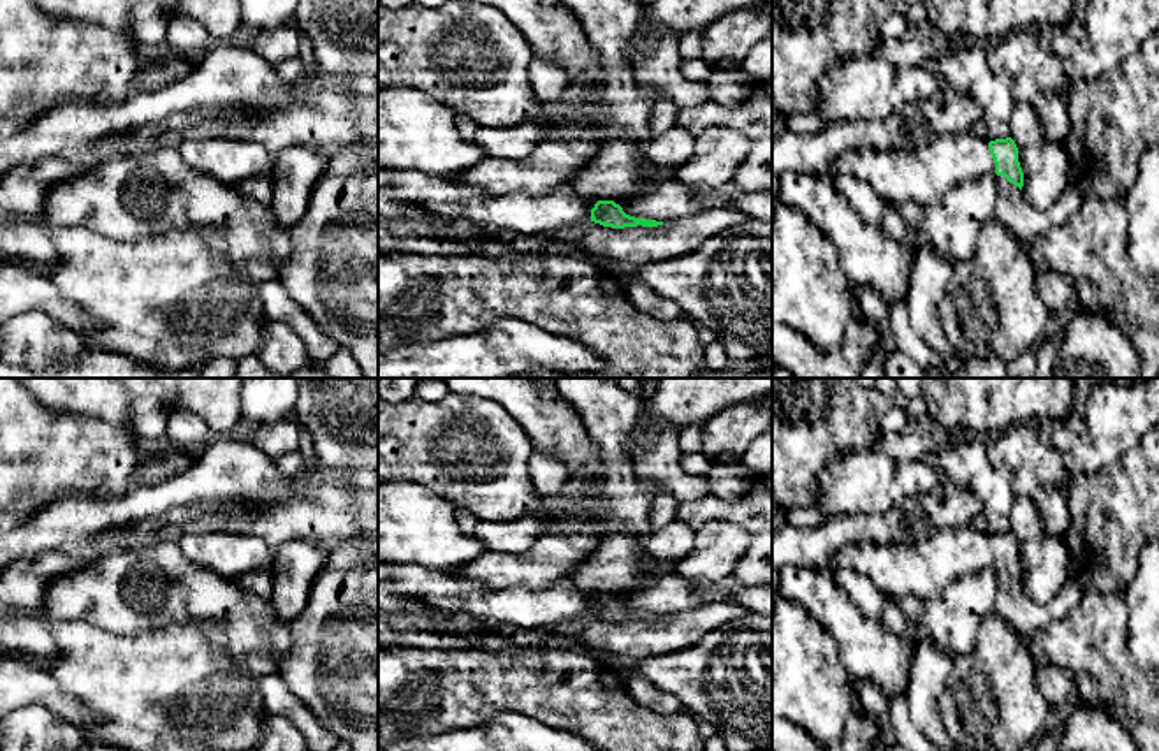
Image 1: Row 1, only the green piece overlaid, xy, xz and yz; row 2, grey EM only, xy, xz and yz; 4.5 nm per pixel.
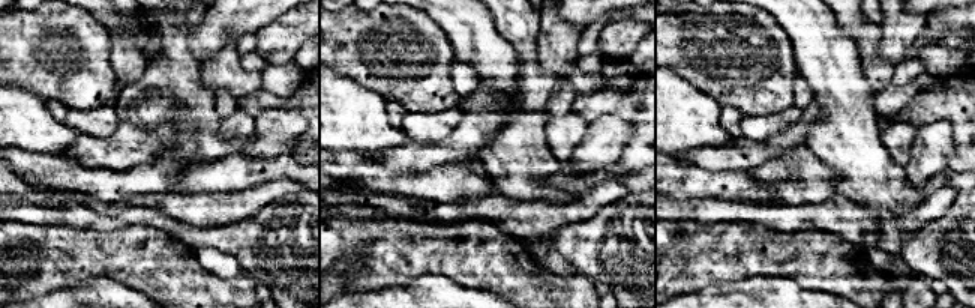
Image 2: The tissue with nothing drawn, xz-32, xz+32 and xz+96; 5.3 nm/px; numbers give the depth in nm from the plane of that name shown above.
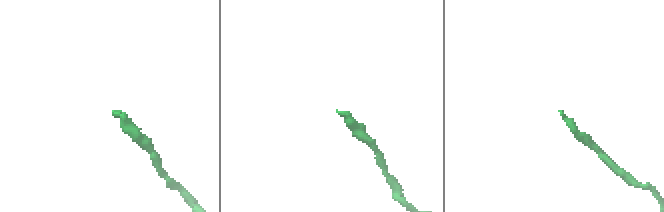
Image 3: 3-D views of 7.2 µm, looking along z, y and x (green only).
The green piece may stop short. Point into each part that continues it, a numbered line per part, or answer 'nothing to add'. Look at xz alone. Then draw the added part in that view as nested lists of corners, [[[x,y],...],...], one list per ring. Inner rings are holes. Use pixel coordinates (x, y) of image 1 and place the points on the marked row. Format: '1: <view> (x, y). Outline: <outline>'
1: xz (612, 173). Outline: [[[605,128],[598,151],[572,176],[570,188],[587,201],[623,202],[656,190],[656,179],[638,171],[644,153],[631,128]]]

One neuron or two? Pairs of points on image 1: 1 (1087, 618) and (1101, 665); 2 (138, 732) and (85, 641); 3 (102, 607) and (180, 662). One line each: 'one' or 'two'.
1: one
2: one
3: two

